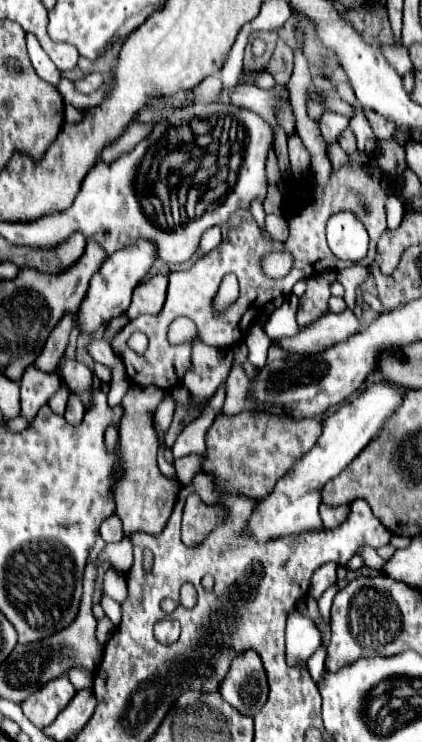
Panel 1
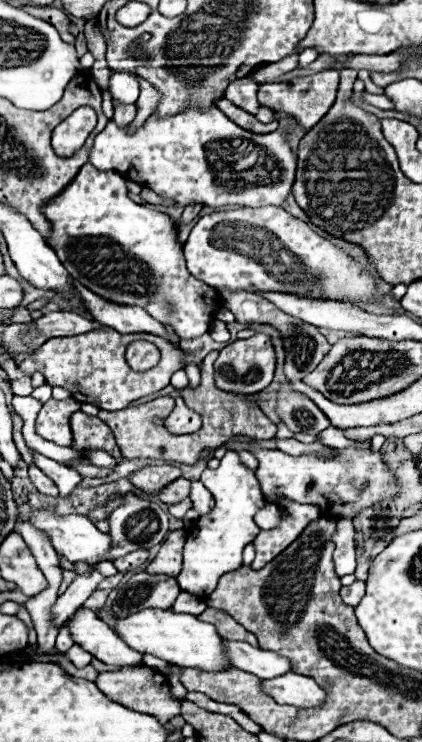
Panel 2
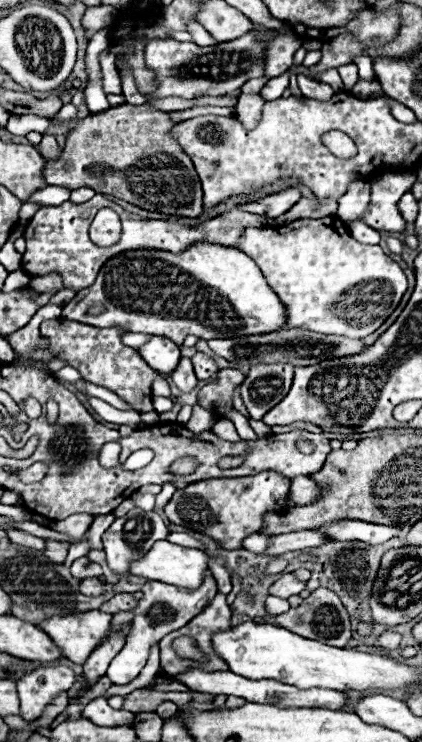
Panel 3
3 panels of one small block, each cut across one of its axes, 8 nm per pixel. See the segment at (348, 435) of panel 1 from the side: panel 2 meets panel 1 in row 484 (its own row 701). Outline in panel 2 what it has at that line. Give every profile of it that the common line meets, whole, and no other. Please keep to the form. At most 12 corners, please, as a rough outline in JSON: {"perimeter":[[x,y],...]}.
{"perimeter":[[294,672],[262,680],[278,704],[322,706],[326,692]]}

